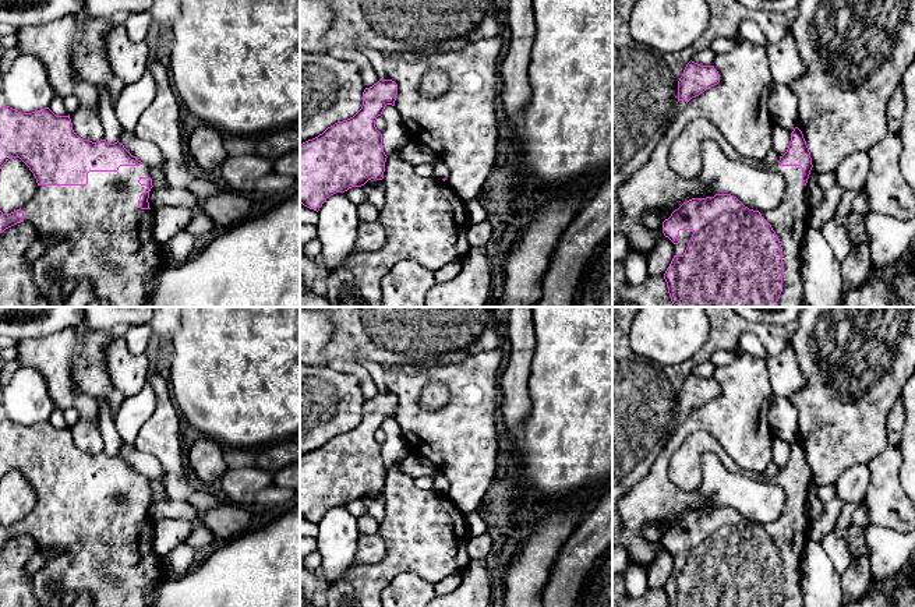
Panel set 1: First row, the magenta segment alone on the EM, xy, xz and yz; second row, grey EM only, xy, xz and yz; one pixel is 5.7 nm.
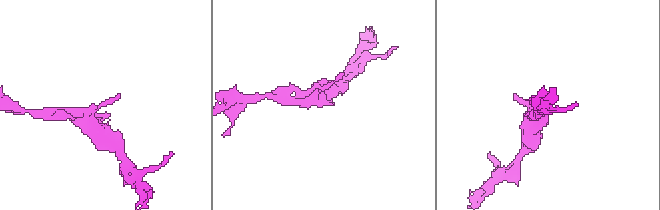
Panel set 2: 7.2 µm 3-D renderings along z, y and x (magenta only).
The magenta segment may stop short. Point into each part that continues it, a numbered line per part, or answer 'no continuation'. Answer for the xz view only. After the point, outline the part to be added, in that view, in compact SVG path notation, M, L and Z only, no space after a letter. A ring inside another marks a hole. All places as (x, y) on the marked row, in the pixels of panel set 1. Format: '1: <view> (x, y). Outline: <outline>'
no continuation

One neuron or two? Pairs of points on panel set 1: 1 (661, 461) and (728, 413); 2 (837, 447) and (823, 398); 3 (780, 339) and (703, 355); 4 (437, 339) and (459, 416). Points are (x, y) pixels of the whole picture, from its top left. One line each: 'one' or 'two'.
1: one
2: one
3: one
4: two

